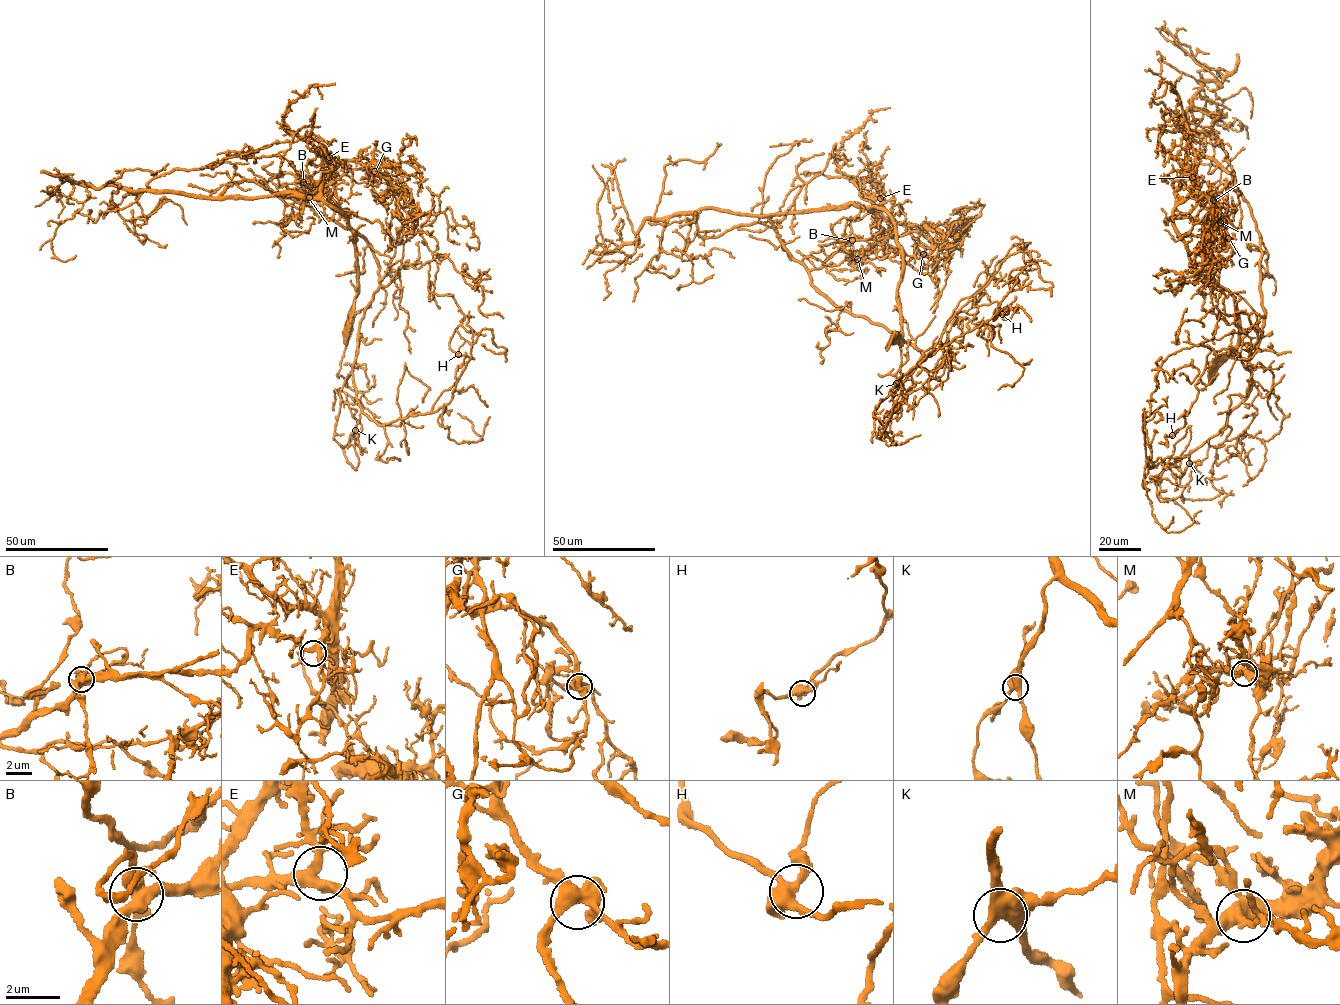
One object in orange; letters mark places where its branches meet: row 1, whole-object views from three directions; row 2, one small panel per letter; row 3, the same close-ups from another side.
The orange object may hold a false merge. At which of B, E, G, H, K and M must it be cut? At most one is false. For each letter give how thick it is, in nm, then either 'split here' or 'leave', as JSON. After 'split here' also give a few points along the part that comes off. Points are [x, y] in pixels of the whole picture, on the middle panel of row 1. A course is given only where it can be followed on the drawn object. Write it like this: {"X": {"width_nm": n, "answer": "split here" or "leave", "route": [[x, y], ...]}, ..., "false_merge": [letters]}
{"B": {"width_nm": 500, "answer": "leave"}, "E": {"width_nm": 320, "answer": "leave"}, "G": {"width_nm": 460, "answer": "leave"}, "H": {"width_nm": 440, "answer": "leave"}, "K": {"width_nm": 500, "answer": "leave"}, "M": {"width_nm": 400, "answer": "leave"}, "false_merge": []}

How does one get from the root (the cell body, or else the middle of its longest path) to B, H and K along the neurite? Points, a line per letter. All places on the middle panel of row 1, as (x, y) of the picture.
B: (901, 338), (836, 307), (812, 283), (810, 271), (820, 267), (827, 257), (852, 240)
H: (901, 338), (929, 355), (974, 298), (973, 307), (997, 301), (1008, 308), (993, 320), (1002, 314)
K: (901, 338), (922, 351), (922, 357), (905, 381), (900, 384), (896, 382), (894, 388), (903, 374), (896, 383)

